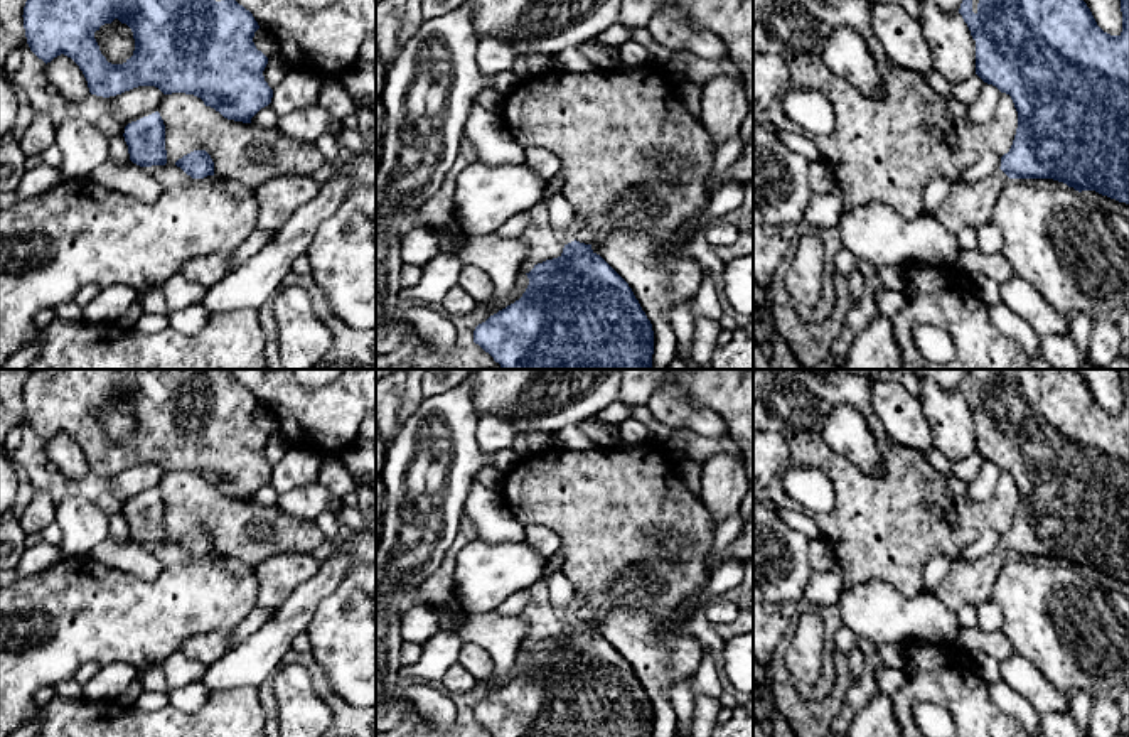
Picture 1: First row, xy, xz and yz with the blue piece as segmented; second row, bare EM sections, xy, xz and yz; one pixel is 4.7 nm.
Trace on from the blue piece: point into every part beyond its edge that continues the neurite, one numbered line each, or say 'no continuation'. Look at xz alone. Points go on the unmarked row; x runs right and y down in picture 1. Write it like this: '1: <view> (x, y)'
1: xz (567, 613)

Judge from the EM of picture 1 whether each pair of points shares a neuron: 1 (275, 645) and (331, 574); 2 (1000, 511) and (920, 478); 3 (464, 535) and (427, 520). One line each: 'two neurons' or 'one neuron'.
1: one neuron
2: one neuron
3: two neurons

